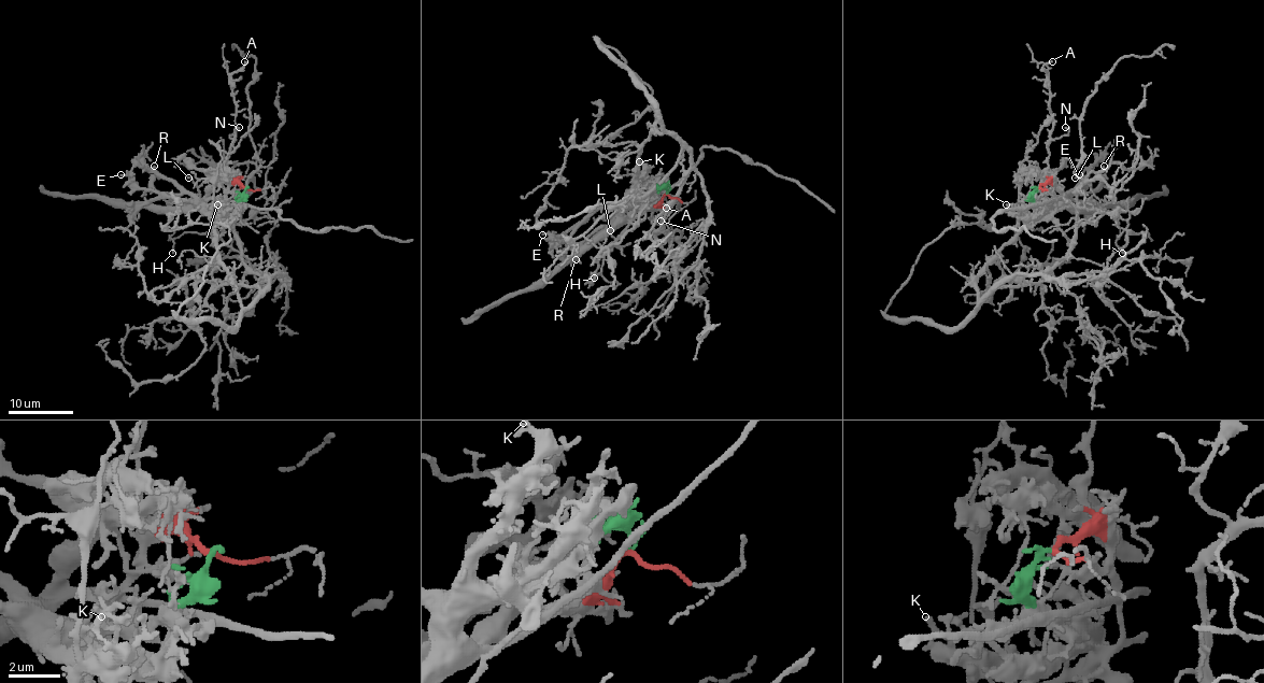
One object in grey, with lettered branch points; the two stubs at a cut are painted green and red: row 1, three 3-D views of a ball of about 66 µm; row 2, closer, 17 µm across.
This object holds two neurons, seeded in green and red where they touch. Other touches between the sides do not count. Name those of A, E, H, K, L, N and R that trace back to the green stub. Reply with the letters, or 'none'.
E, K, R

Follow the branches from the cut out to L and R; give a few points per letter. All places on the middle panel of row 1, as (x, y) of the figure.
L: (667, 194), (655, 205), (639, 213), (614, 243), (620, 247), (610, 230)
R: (667, 194), (665, 189), (658, 187), (651, 197), (634, 202), (592, 238), (577, 243), (572, 247), (576, 259)

